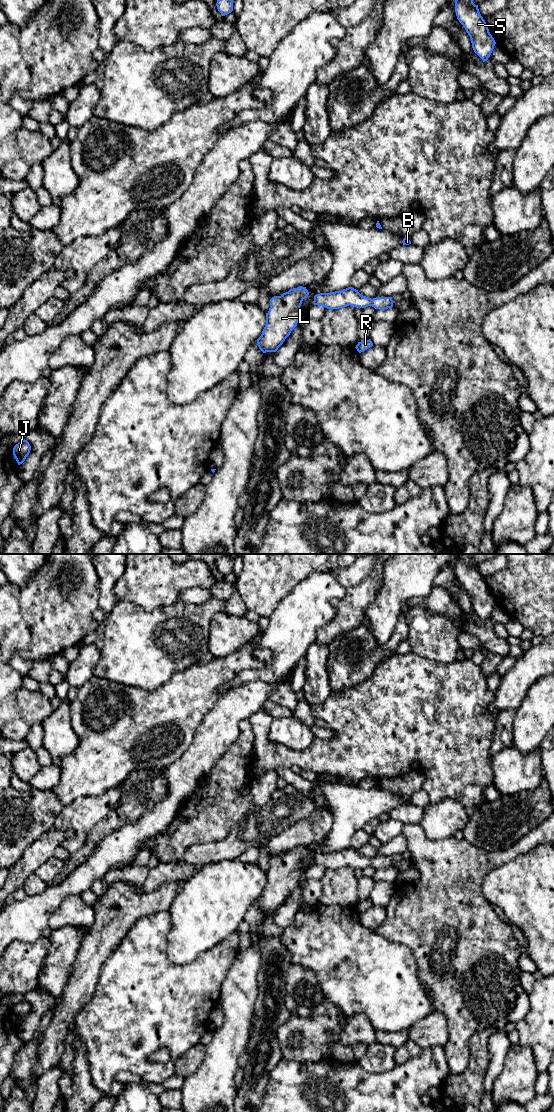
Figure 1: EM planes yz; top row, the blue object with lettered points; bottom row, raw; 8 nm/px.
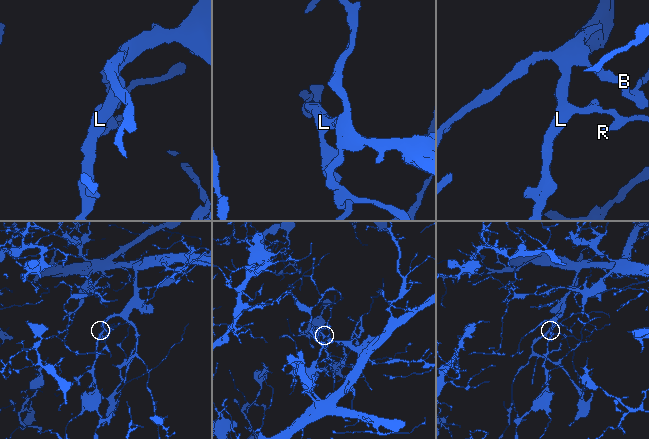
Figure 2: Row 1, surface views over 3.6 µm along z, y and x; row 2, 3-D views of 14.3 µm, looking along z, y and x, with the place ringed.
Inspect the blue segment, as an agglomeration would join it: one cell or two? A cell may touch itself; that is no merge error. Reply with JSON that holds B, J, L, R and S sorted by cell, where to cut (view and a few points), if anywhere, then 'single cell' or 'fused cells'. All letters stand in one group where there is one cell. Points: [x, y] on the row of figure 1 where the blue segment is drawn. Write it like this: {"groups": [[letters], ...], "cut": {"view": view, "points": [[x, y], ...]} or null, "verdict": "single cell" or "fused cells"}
{"groups": [["B", "J", "L", "R", "S"]], "cut": null, "verdict": "single cell"}

